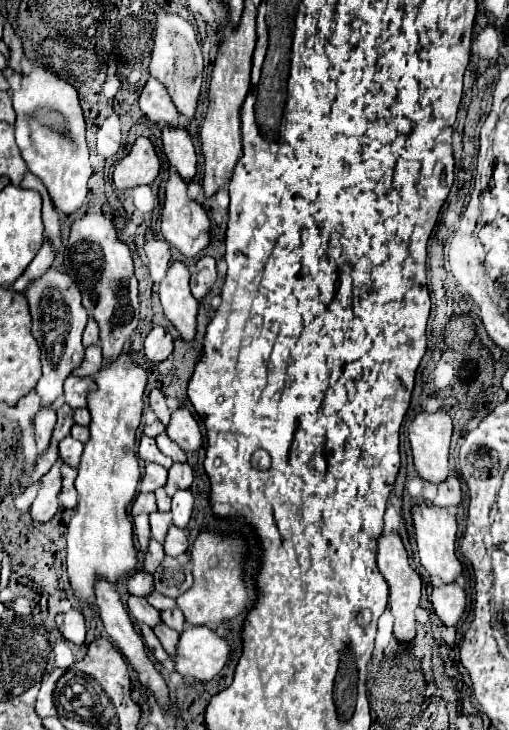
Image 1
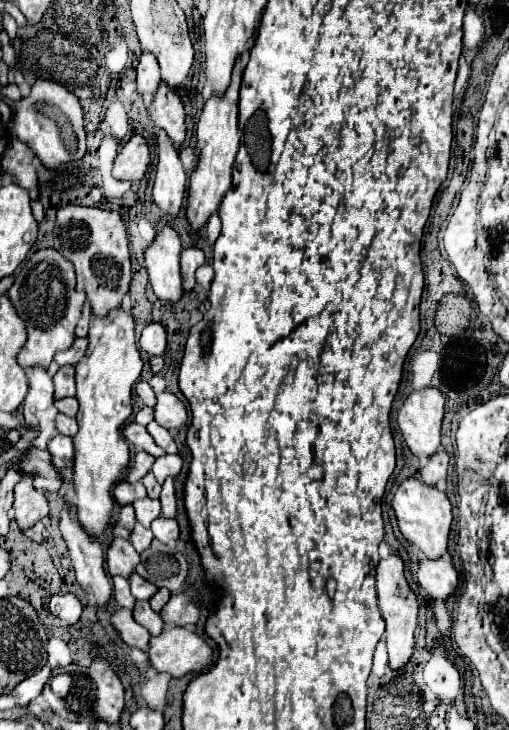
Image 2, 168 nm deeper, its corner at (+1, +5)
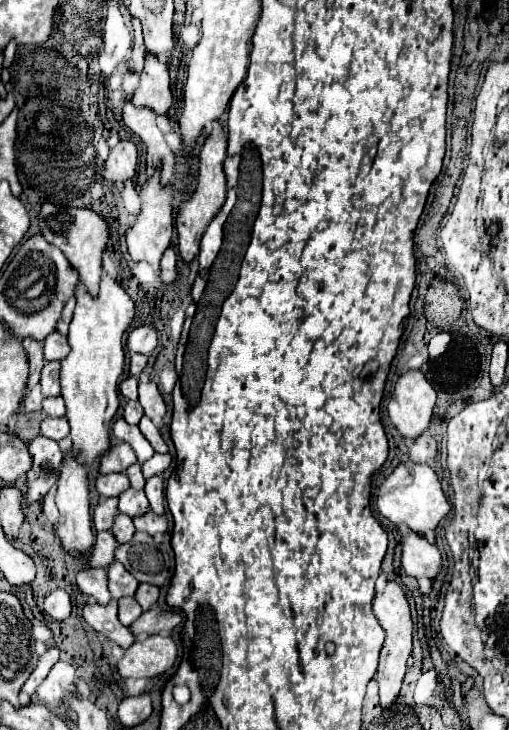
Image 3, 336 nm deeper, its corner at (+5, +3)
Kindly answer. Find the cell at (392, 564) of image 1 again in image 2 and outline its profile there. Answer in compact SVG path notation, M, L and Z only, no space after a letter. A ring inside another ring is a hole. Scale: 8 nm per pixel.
M391 552L377 564L377 596L379 596L379 610L383 614L383 620L387 622L385 638L387 638L389 666L397 670L405 666L413 654L413 636L417 626L417 598L405 578L405 562L397 552Z

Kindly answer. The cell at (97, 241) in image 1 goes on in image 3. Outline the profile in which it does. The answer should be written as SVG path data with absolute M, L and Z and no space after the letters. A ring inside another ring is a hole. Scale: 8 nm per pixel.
M45 202L39 212L39 226L41 226L43 238L49 244L57 246L67 256L67 260L79 272L81 282L95 296L99 290L99 280L101 280L101 256L103 256L107 242L109 242L109 224L93 210L63 208L63 206L55 206L51 202Z

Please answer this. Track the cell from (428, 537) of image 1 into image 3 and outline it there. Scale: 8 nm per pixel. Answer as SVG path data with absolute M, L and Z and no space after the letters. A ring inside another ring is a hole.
M399 462L377 488L377 508L395 526L407 526L411 530L417 530L419 534L435 530L439 520L451 510L435 470L429 464L413 464L409 468L405 466L405 462Z

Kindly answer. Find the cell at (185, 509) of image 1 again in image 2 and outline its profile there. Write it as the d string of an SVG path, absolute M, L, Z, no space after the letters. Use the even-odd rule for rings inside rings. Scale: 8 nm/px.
M173 478L165 480L159 500L161 500L161 506L163 506L163 516L165 518L175 518L175 514L177 514L177 490L175 490L175 480Z

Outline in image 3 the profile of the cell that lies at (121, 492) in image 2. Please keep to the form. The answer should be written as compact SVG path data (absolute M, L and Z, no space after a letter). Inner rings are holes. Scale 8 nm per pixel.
M123 472L121 474L99 474L95 486L103 498L119 496L123 490L129 488L129 478Z

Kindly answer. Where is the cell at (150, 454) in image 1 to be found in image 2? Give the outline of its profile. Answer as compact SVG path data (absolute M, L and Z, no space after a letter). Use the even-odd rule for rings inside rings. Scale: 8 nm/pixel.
M129 422L125 428L123 428L123 436L127 438L127 442L131 444L131 446L135 446L137 450L145 450L147 454L151 454L151 456L155 456L155 458L159 458L159 456L163 456L163 448L159 448L155 442L153 442L153 438L149 436L149 432L143 428L143 426L139 426L137 422Z

